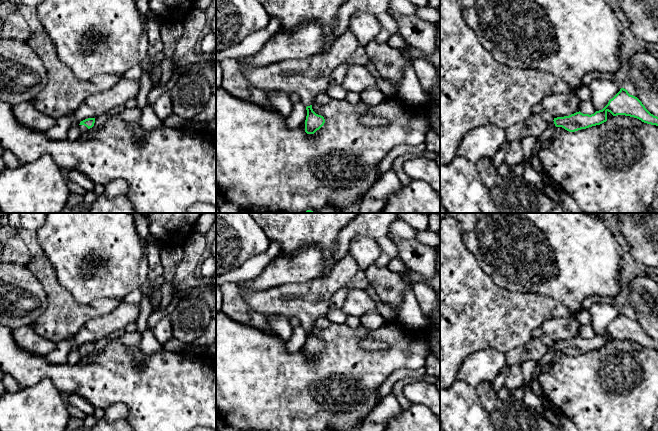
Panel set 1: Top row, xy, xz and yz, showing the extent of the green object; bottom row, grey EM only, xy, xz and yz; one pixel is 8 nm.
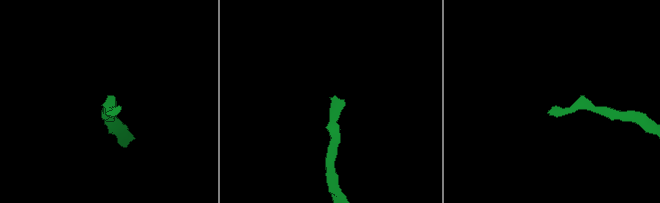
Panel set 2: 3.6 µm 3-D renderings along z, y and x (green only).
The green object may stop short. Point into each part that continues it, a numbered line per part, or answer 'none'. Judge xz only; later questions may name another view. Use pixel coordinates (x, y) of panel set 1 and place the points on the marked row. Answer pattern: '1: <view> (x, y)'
1: xz (307, 77)

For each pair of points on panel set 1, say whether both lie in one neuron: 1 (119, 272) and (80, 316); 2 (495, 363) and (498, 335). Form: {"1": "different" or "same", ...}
{"1": "different", "2": "different"}

